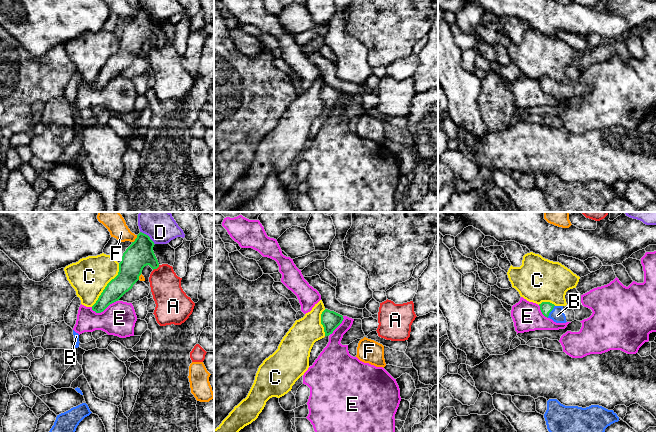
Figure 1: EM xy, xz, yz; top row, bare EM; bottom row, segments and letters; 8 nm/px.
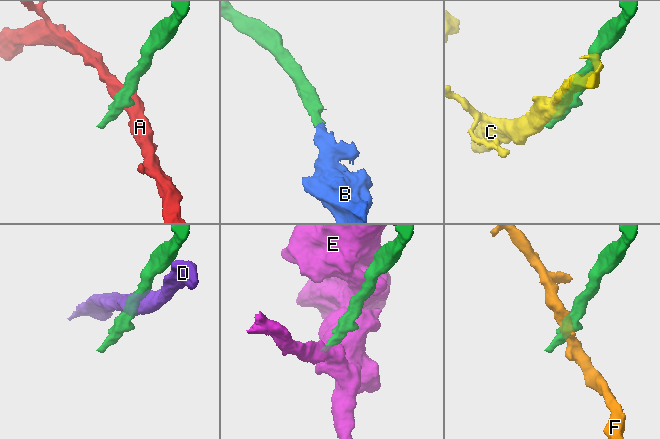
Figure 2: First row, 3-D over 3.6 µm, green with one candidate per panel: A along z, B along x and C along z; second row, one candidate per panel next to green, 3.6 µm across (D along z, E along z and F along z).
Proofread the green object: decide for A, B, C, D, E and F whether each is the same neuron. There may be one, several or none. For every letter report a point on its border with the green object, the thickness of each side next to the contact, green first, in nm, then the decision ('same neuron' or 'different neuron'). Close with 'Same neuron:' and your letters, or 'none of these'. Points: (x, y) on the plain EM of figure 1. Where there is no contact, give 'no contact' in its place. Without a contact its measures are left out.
A: xy (156, 44) | 220/240 nm | different neuron
B: yz (551, 86) | 100/110 nm | same neuron
C: xy (107, 61) | 190/300 nm | different neuron
D: xy (148, 12) | 220/160 nm | different neuron
E: xy (104, 85) | 160/260 nm | different neuron
F: xy (135, 15) | 220/140 nm | different neuron
Same neuron: B

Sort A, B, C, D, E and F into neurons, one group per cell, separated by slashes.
A / B / C / D / E / F

